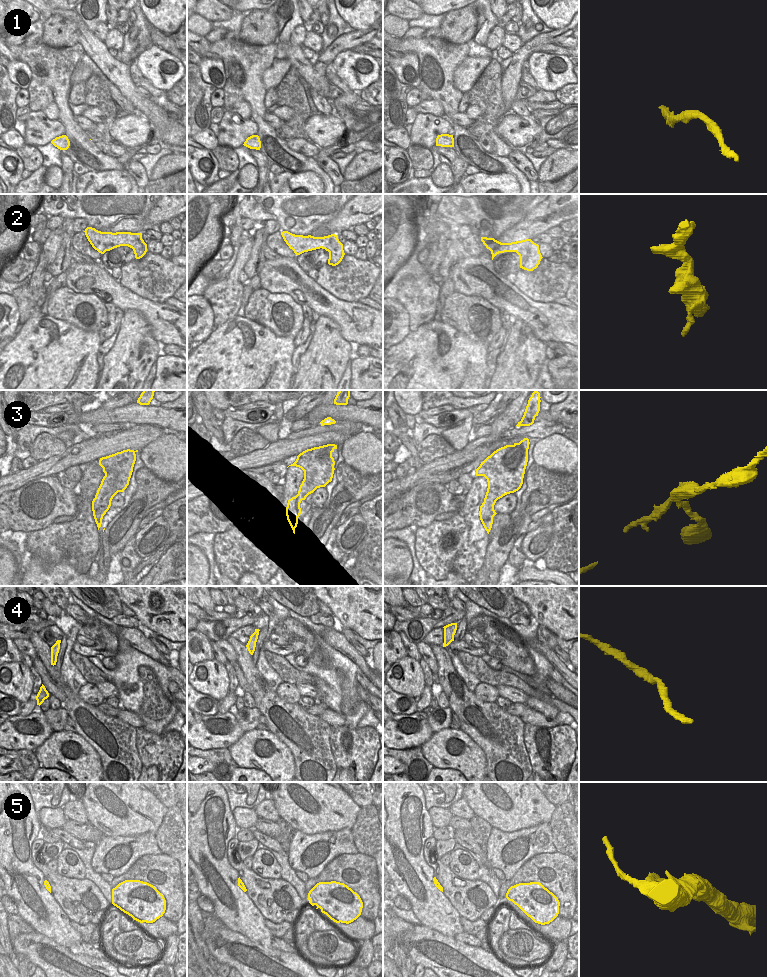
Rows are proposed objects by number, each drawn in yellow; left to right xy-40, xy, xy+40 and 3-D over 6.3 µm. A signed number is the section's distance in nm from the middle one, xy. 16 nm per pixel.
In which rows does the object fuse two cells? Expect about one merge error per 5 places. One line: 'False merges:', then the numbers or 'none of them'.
False merges: 3

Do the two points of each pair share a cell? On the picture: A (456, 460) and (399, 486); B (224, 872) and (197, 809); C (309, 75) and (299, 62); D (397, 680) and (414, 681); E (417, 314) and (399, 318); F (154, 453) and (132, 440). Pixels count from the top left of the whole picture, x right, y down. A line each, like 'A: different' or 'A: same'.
A: same
B: same
C: same
D: same
E: different
F: different

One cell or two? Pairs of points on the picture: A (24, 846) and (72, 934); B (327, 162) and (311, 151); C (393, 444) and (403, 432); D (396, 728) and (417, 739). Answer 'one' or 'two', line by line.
A: one
B: two
C: two
D: one

